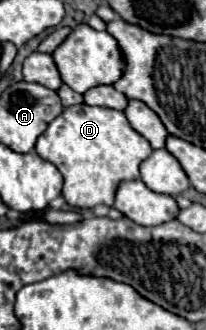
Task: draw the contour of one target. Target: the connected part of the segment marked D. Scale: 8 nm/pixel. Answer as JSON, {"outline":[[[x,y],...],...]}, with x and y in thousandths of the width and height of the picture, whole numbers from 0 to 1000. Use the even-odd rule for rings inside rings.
{"outline":[[[422,315],[316,327],[238,376],[238,388],[189,412],[170,455],[199,479],[218,479],[277,503],[277,515],[306,527],[306,545],[316,545],[306,600],[325,606],[335,624],[393,630],[393,636],[403,630],[432,636],[471,618],[549,624],[568,564],[607,545],[665,545],[684,533],[675,527],[684,491],[714,485],[743,461],[743,448],[723,448],[723,430],[694,412],[665,412],[665,400],[646,400],[646,388],[636,388],[636,376],[597,339],[549,339],[529,327],[451,327]]]}

